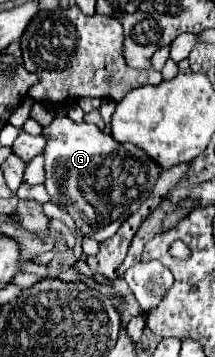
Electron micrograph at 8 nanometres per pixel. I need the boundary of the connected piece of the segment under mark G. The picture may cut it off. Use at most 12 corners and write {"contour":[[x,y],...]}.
{"contour":[[56,116],[52,202],[98,242],[150,196],[160,168],[96,124]]}

